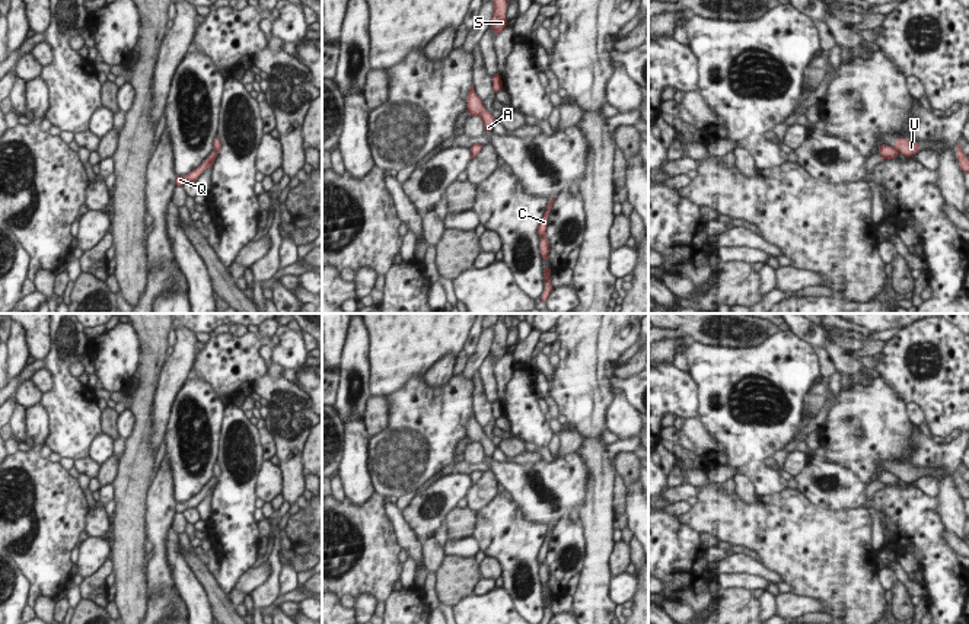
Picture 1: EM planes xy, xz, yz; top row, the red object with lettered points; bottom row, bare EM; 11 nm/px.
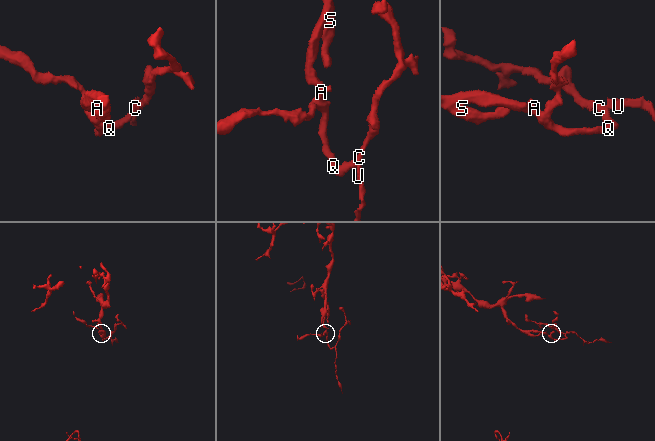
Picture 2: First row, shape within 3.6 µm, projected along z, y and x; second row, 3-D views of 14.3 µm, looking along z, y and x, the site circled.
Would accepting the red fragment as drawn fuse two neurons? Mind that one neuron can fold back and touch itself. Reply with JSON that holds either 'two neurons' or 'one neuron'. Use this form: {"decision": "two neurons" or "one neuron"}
{"decision": "two neurons"}

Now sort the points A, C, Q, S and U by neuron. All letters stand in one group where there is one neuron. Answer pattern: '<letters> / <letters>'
A C Q S / U

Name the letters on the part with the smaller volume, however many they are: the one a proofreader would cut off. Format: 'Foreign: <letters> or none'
Foreign: U.

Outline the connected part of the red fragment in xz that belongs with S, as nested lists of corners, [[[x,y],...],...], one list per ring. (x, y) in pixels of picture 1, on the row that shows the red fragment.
[[[493,0],[493,1],[494,1],[494,10],[490,28],[495,32],[497,36],[507,26],[506,10],[509,1],[506,0]]]

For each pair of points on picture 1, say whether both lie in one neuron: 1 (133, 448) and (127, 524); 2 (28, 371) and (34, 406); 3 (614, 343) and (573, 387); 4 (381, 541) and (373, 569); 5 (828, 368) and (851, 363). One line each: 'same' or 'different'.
1: same
2: different
3: same
4: same
5: different

